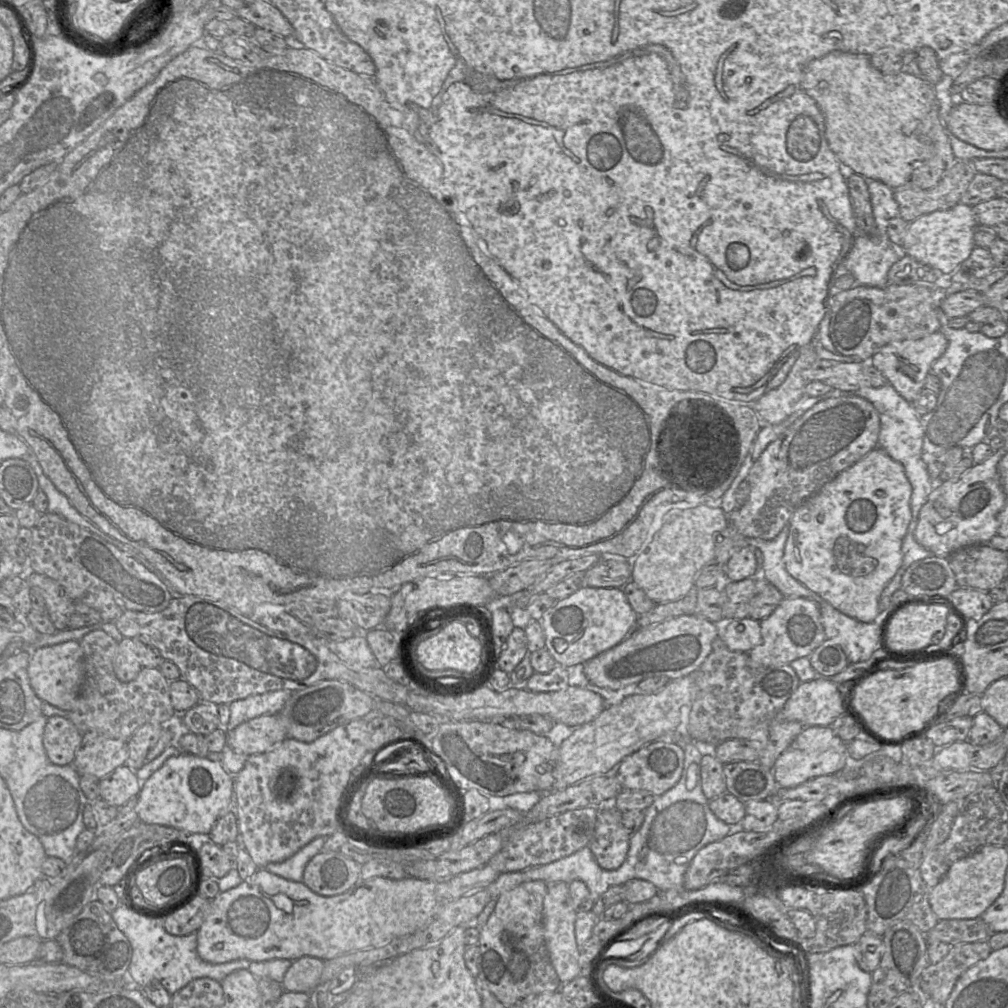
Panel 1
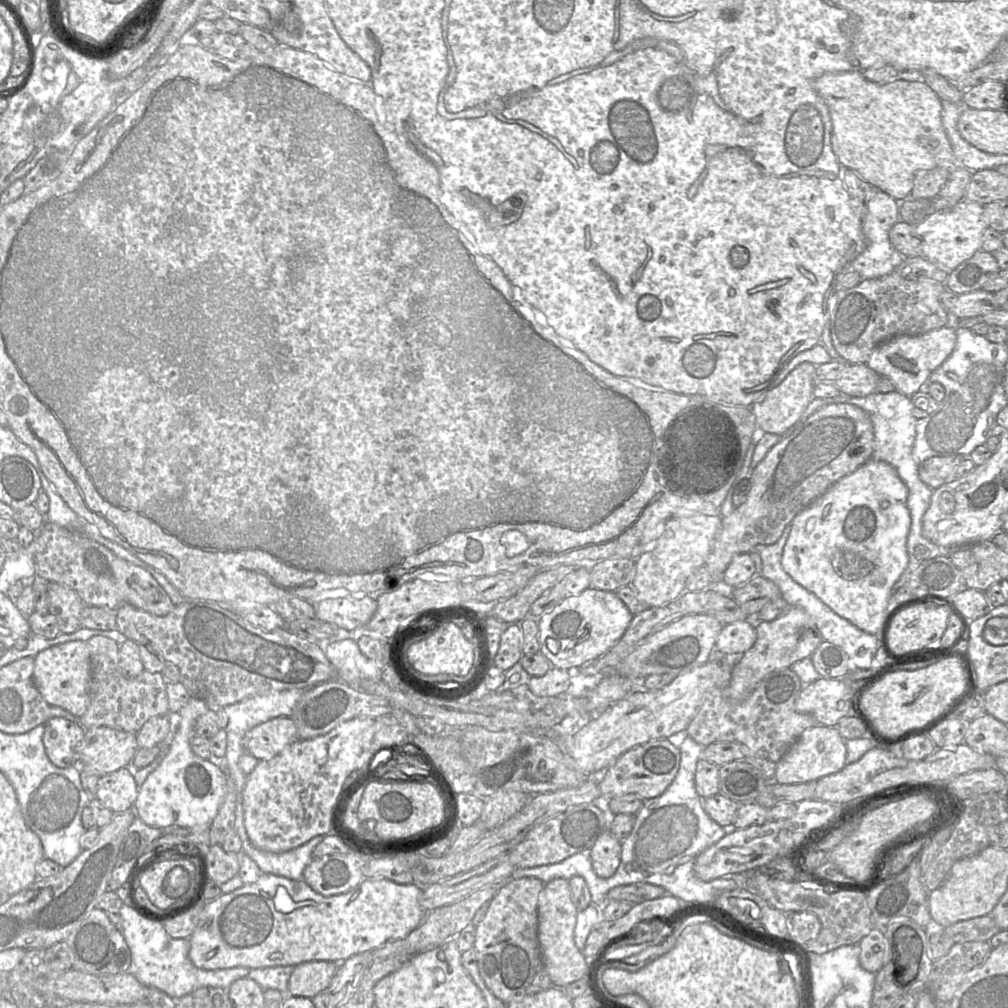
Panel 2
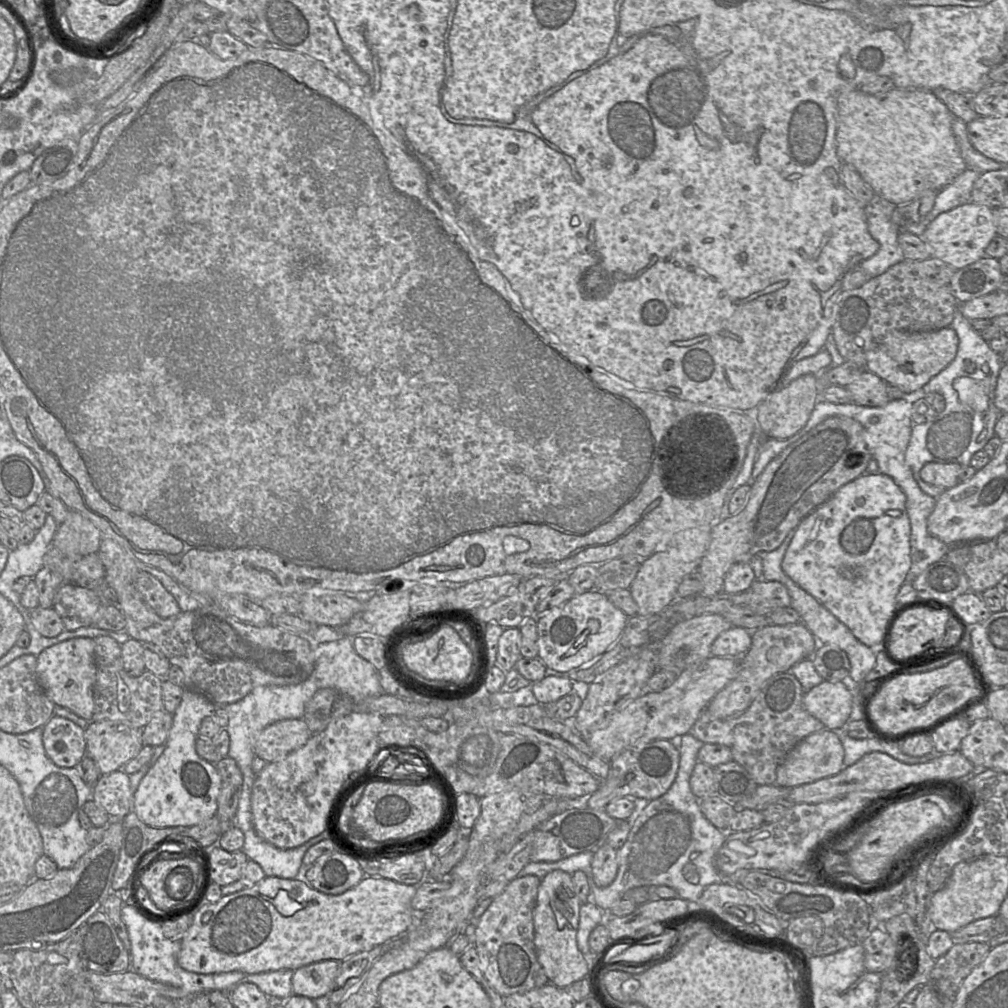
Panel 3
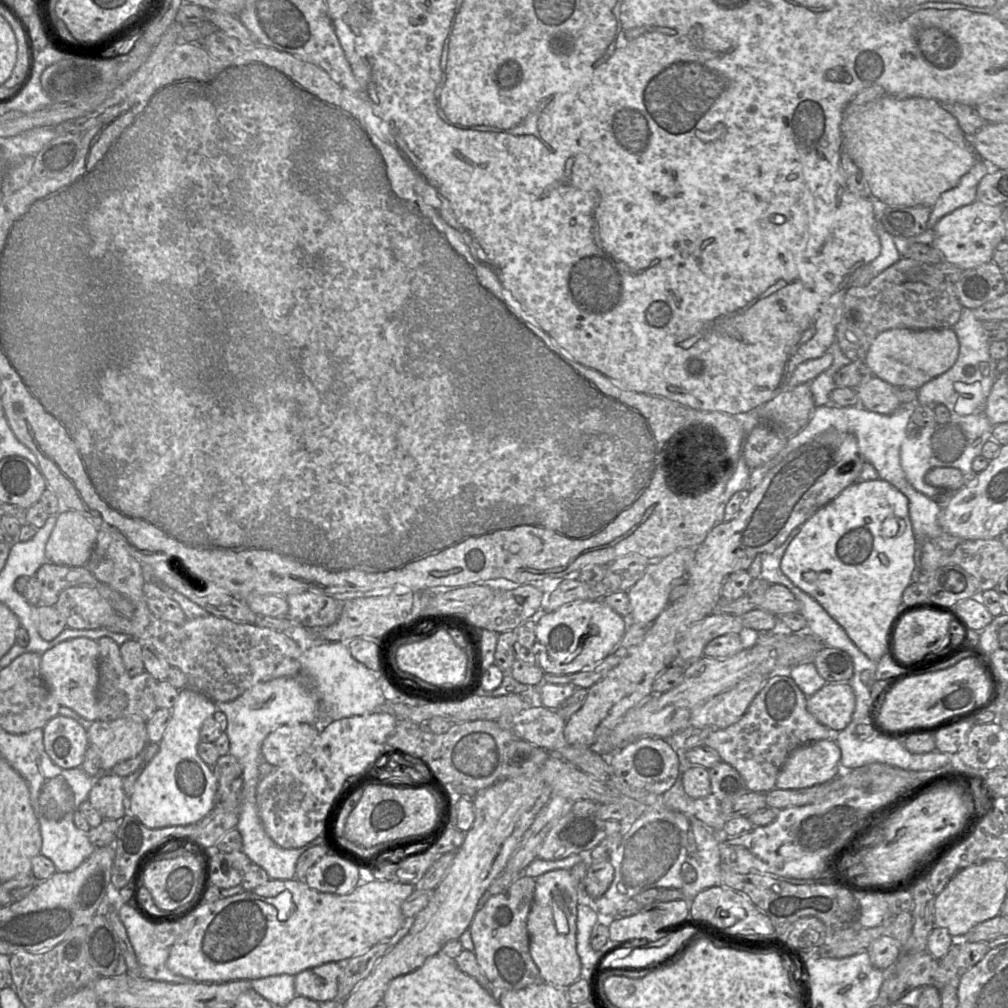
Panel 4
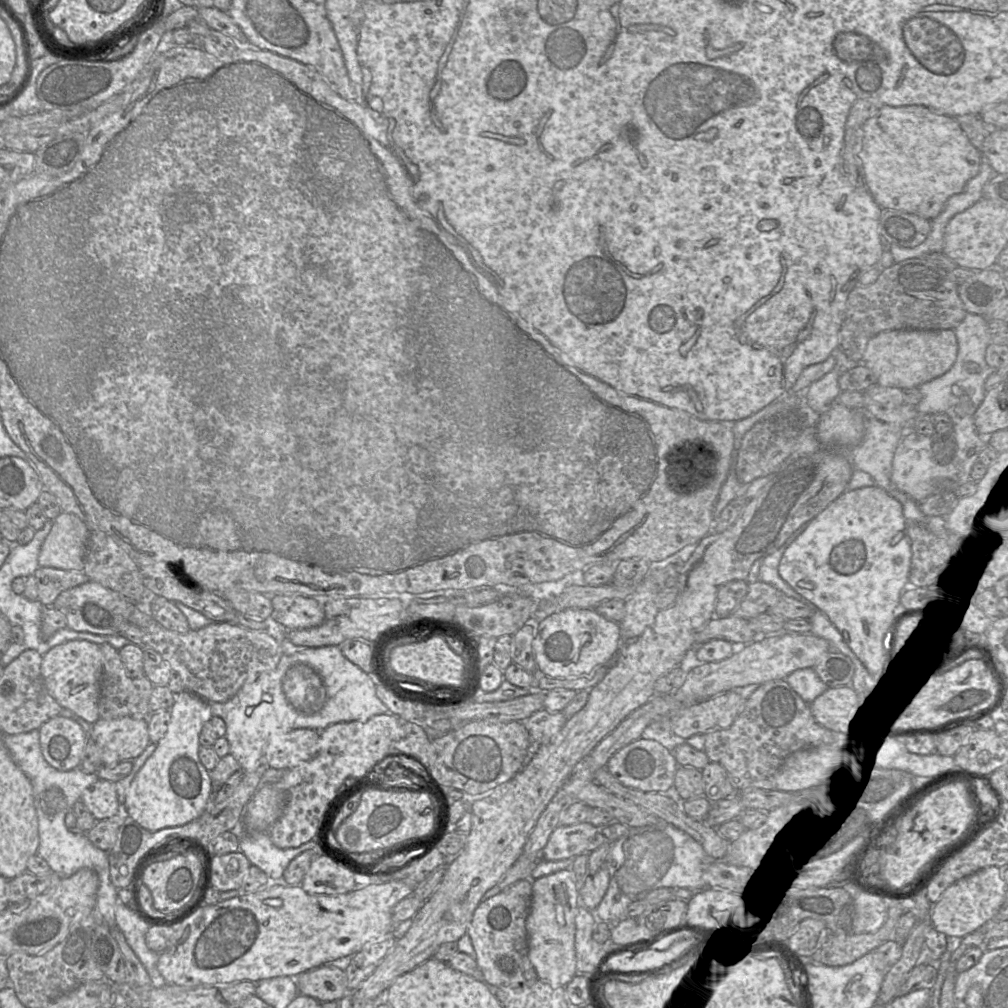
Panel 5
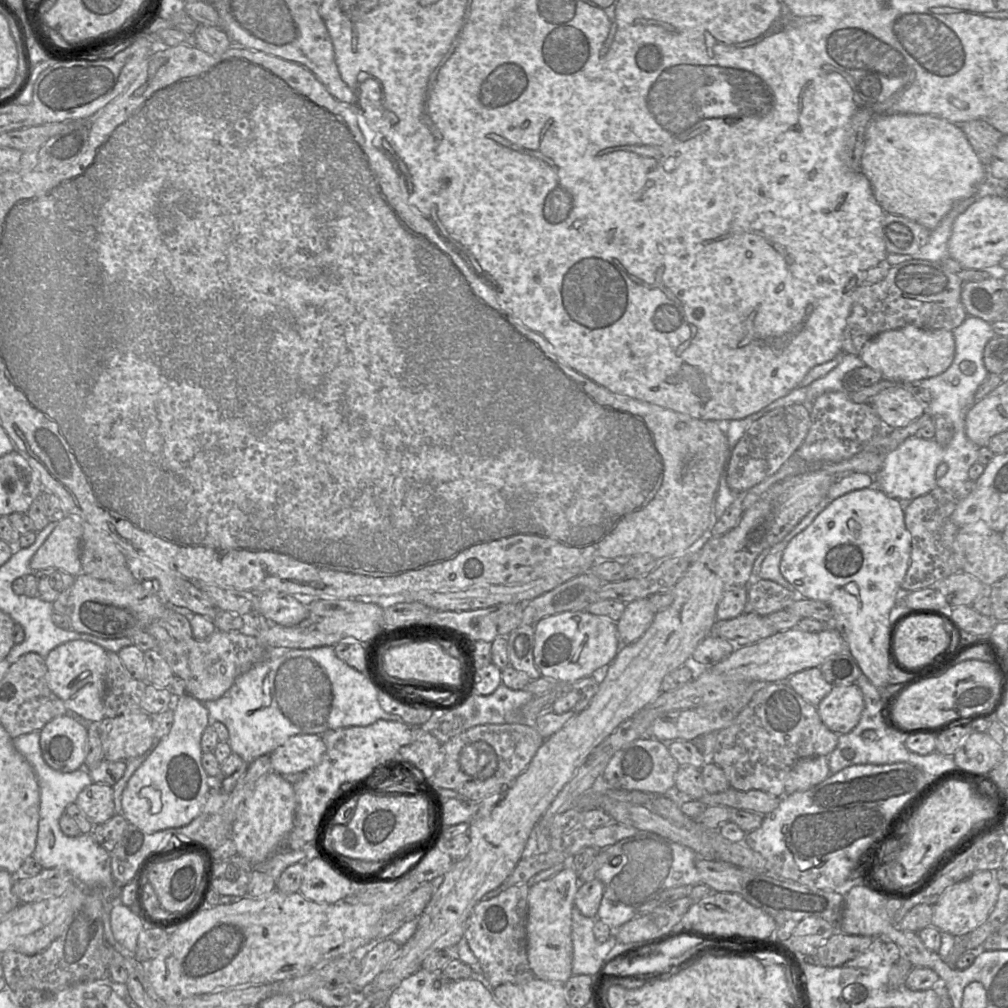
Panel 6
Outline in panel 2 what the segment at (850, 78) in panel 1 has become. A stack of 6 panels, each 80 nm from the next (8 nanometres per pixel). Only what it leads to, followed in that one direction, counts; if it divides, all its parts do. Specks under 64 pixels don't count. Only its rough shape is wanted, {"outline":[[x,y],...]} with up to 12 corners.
{"outline":[[823,74],[836,157],[900,202],[959,165],[923,80]]}

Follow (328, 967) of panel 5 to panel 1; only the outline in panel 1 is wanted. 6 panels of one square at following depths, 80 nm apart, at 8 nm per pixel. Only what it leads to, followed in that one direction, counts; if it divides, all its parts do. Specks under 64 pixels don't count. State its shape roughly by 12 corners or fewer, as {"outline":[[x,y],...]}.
{"outline":[[294,960],[284,991],[310,993],[320,984],[324,961]]}

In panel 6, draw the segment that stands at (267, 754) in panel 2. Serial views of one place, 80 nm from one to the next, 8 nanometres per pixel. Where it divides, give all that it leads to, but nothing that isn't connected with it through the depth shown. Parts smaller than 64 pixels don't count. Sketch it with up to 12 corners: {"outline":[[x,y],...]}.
{"outline":[[321,735],[291,736],[271,754],[278,774],[305,772],[326,751]]}

